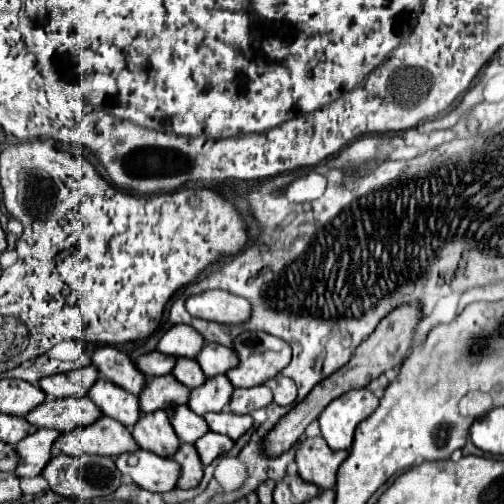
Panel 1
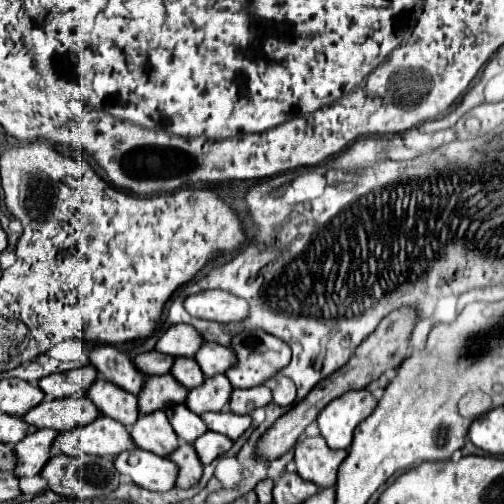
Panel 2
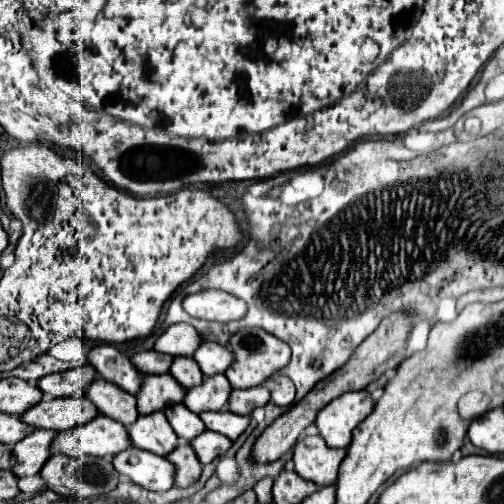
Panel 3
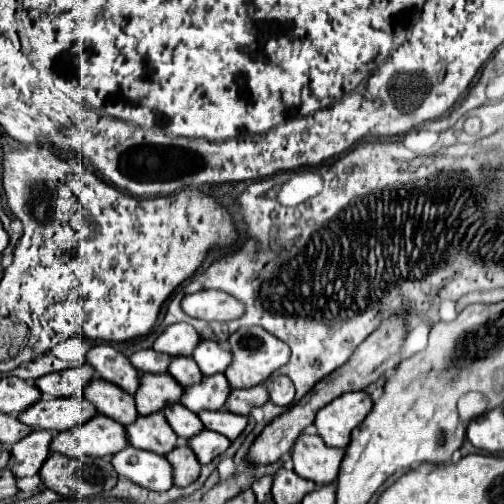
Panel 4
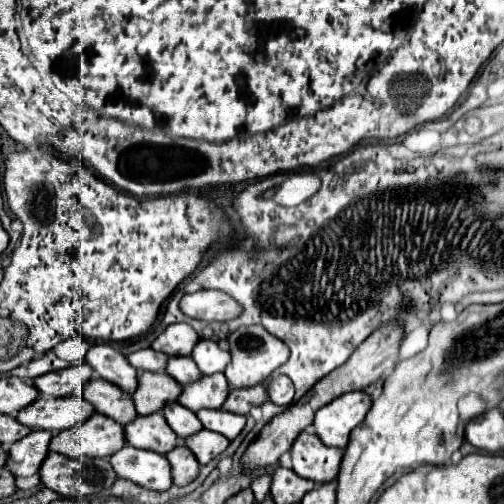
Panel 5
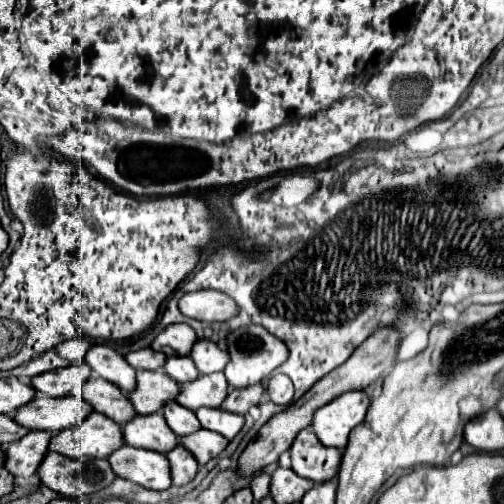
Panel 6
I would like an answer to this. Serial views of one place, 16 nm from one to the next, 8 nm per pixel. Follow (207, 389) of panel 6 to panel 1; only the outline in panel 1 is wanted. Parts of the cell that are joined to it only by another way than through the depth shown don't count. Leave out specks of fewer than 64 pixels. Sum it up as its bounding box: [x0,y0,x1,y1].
[188,376,234,416]

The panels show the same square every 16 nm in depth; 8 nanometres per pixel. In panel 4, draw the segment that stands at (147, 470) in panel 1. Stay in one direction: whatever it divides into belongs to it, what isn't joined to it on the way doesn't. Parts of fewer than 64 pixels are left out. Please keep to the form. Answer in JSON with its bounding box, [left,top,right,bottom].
[112,448,174,490]

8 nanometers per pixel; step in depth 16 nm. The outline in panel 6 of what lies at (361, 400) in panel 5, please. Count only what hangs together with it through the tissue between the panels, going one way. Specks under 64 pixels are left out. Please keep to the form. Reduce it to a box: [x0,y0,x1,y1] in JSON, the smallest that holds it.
[314,392,370,448]

